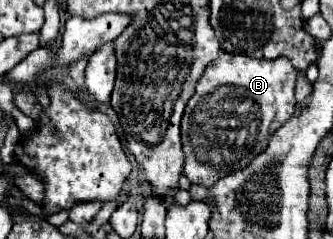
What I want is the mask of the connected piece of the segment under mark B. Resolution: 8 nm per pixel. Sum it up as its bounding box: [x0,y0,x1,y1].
[182,54,298,186]

